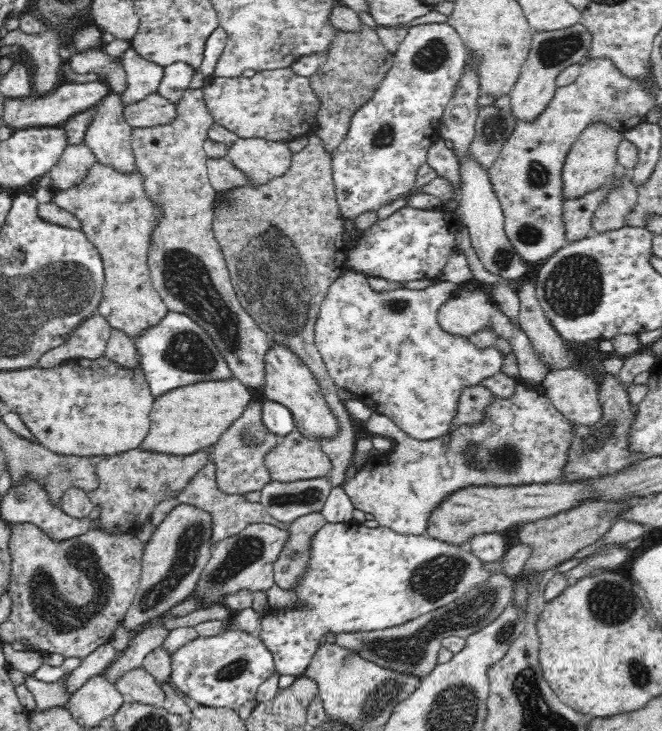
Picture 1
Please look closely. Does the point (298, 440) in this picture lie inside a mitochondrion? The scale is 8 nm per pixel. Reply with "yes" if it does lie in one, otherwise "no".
no

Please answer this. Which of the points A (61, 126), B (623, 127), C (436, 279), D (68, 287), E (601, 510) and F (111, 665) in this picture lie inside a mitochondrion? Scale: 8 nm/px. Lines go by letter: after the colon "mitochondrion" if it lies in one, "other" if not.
A: other
B: other
C: other
D: mitochondrion
E: mitochondrion
F: other

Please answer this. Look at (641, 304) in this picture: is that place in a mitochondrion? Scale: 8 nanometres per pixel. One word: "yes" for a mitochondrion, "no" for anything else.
no

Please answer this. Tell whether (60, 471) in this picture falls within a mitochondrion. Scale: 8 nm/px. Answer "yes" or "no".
yes

